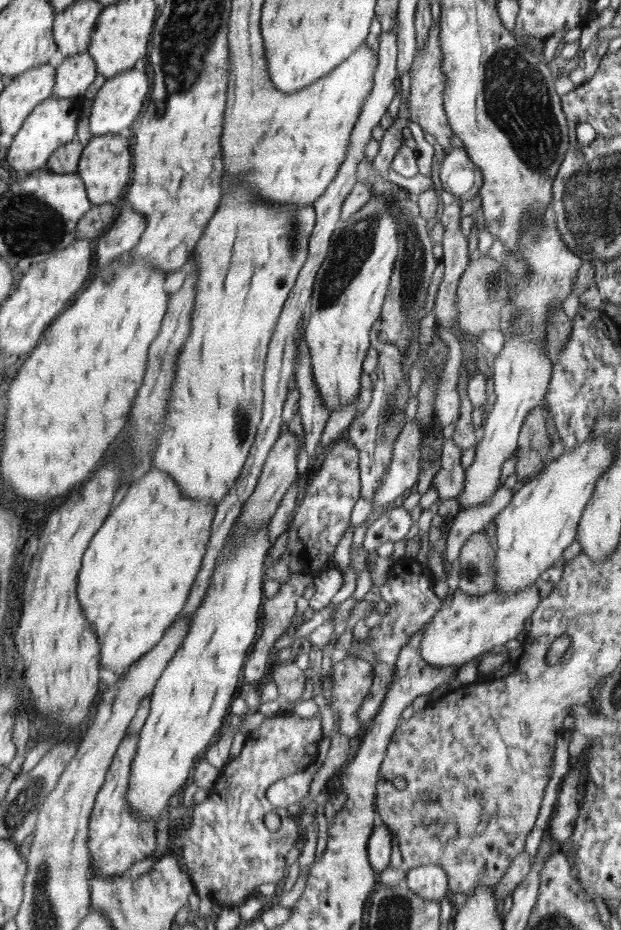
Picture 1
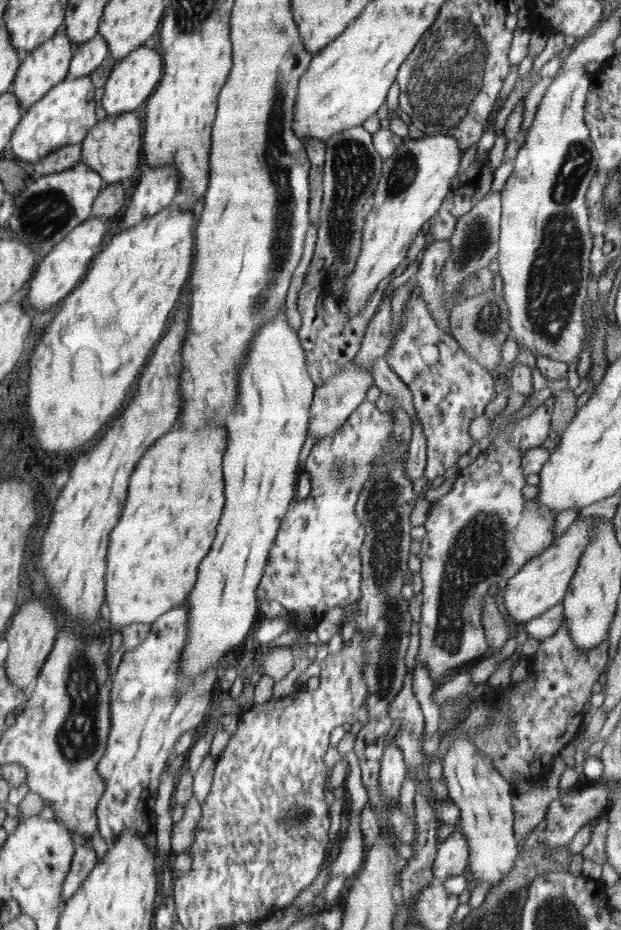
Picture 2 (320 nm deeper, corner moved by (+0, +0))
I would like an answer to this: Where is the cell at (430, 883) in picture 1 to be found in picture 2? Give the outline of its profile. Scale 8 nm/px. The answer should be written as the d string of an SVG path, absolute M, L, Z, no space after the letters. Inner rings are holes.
M454 832L448 840L437 846L432 874L435 882L442 884L448 878L463 875L469 865L468 842L462 832Z

